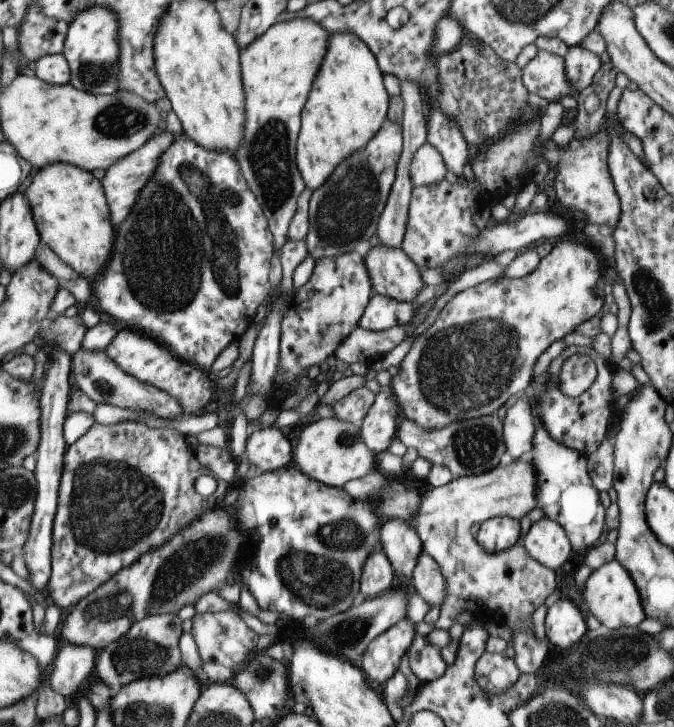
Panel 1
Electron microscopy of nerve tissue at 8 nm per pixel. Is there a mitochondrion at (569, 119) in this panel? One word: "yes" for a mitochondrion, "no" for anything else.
no

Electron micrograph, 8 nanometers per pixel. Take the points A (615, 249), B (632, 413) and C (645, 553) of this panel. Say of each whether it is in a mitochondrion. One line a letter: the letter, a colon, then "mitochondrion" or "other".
A: other
B: other
C: other

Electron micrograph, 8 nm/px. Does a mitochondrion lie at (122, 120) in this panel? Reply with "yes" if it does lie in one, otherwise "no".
yes

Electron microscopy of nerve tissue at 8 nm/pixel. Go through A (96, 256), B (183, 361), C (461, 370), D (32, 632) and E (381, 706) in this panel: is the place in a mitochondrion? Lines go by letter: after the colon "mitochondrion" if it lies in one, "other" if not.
A: other
B: other
C: mitochondrion
D: other
E: other

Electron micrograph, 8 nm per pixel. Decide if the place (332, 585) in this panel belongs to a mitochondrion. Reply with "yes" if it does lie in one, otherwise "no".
yes

